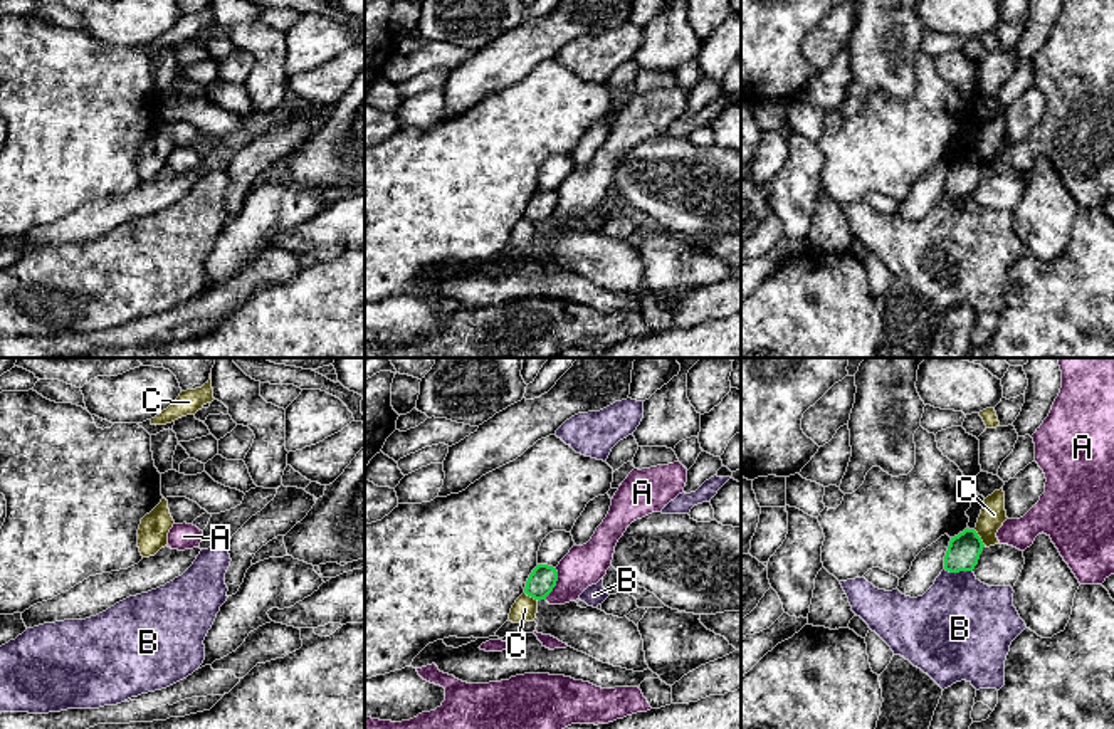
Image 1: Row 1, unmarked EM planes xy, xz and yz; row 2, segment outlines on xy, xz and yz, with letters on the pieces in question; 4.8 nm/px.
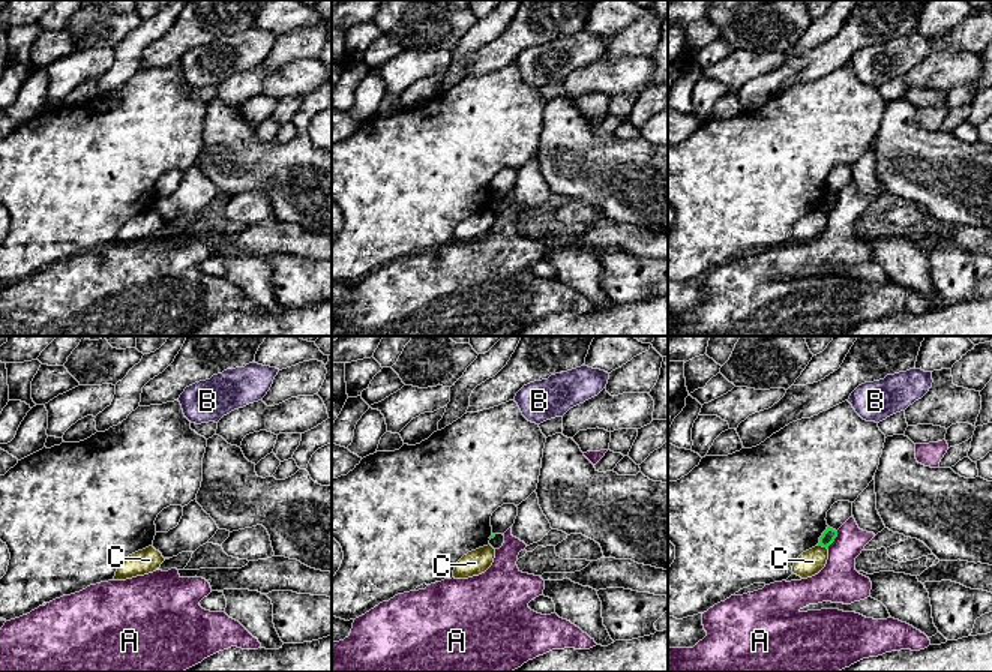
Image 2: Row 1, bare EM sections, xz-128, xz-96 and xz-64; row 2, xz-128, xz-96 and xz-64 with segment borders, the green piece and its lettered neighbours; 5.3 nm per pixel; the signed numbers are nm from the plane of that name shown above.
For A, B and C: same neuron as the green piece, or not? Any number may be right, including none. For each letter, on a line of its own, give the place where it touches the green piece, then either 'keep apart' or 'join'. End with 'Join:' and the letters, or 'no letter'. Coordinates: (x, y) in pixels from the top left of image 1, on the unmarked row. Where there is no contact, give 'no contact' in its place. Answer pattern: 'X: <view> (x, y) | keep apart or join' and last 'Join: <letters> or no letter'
A: xz (555, 207) | keep apart
B: yz (958, 195) | keep apart
C: yz (980, 162) | keep apart
Join: no letter

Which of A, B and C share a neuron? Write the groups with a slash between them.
A / B / C

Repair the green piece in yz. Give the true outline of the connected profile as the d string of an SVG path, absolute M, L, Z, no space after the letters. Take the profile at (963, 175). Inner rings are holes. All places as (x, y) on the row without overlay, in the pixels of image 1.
M964 153L951 161L946 180L944 193L949 197L973 195L978 188L985 168L975 153Z

